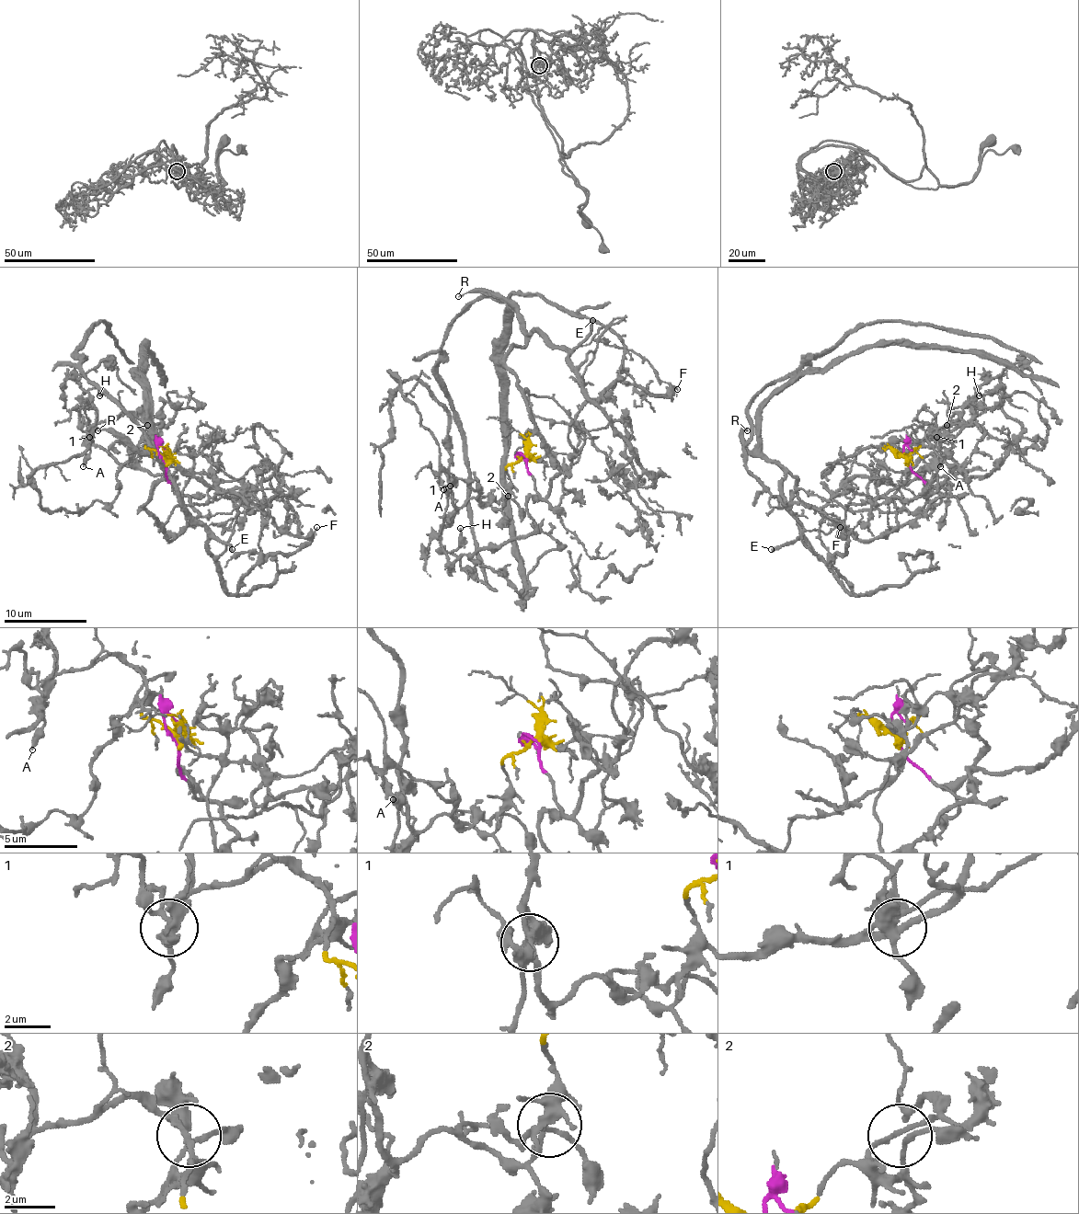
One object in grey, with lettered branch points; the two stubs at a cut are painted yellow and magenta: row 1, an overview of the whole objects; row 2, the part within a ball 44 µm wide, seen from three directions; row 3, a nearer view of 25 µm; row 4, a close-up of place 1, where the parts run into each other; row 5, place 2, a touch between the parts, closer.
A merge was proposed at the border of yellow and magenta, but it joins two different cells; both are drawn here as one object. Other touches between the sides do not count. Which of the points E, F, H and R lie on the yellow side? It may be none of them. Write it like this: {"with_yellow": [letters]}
{"with_yellow": ["F"]}

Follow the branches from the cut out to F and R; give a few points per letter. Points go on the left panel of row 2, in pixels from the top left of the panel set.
F: (166, 460), (78, 383), (120, 352), (97, 324), (78, 365), (154, 446), (317, 527)
R: (166, 460), (166, 477), (199, 512), (170, 539), (145, 510), (164, 479), (162, 463), (109, 431), (97, 431)

